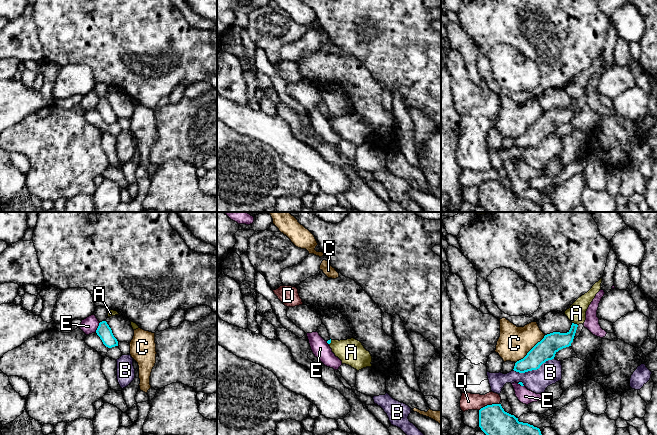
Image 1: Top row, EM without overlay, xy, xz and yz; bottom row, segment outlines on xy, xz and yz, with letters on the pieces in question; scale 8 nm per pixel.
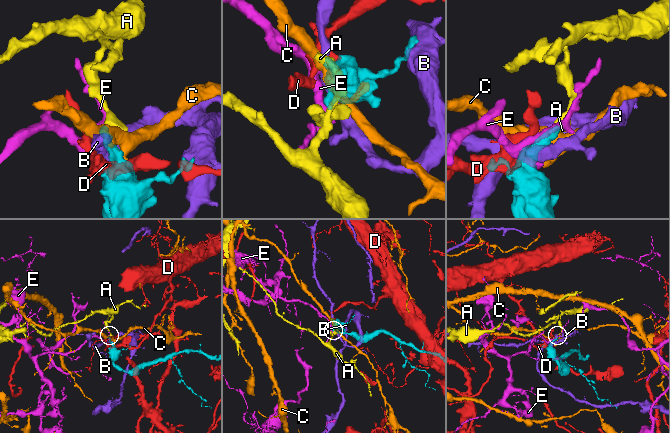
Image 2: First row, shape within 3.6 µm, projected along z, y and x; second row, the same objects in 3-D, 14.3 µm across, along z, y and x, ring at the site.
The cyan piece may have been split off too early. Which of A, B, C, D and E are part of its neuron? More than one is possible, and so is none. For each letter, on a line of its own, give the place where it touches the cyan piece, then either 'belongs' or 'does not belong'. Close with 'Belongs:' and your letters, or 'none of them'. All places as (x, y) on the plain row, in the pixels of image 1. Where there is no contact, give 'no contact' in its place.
A: yz (575, 100) | does not belong
B: yz (533, 145) | does not belong
C: yz (530, 126) | does not belong
D: yz (488, 181) | does not belong
E: xy (98, 103) | does not belong
Belongs: none of them

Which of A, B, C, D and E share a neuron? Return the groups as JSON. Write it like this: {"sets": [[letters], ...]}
{"sets": [["A"], ["B"], ["C"], ["D"], ["E"]]}

